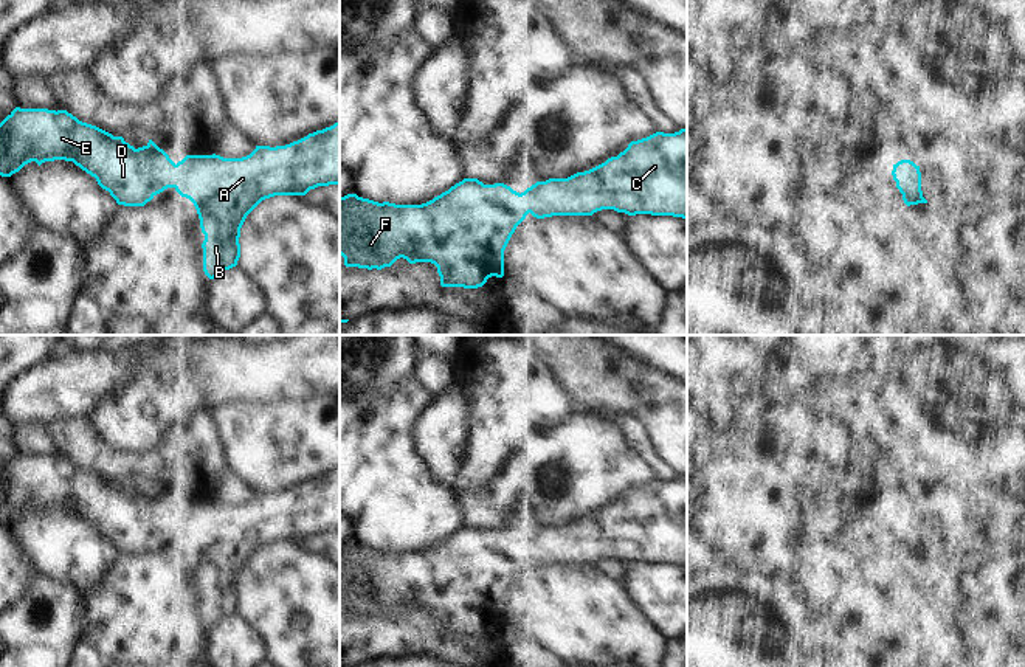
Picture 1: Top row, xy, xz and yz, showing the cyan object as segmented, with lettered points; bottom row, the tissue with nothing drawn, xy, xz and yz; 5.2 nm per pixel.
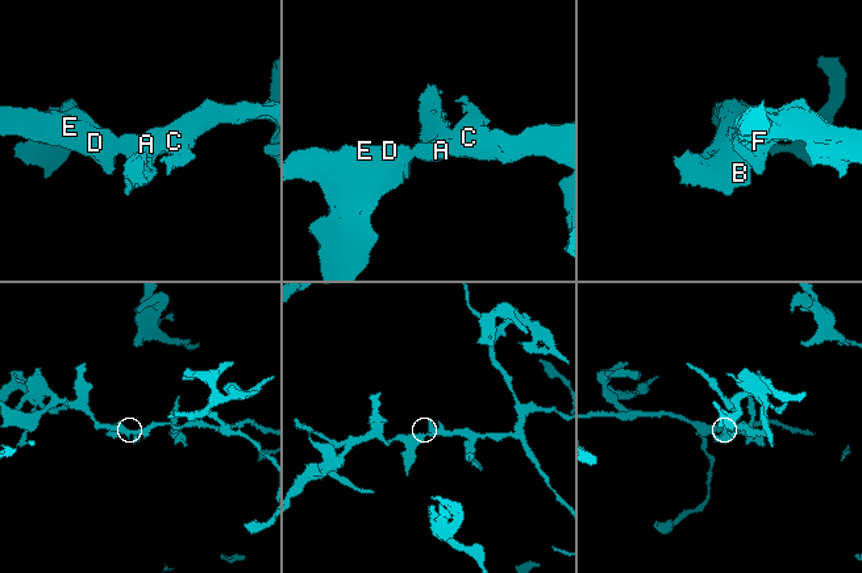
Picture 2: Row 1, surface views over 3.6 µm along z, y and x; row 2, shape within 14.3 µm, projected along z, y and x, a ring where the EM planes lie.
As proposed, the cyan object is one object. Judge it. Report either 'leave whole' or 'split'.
leave whole

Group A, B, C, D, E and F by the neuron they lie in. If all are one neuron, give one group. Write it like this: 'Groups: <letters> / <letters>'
Groups: A B C D E F

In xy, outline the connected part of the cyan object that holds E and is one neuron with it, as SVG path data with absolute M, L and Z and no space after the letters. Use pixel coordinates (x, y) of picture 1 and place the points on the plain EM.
M16 454L0 470L0 523L11 524L36 509L73 509L96 526L118 552L144 554L157 541L174 535L189 546L205 582L203 619L209 627L237 613L240 575L247 563L265 546L274 543L305 543L318 534L340 532L340 468L285 493L256 493L242 506L220 503L186 503L177 512L152 487L135 496L123 484L79 468L67 458Z

